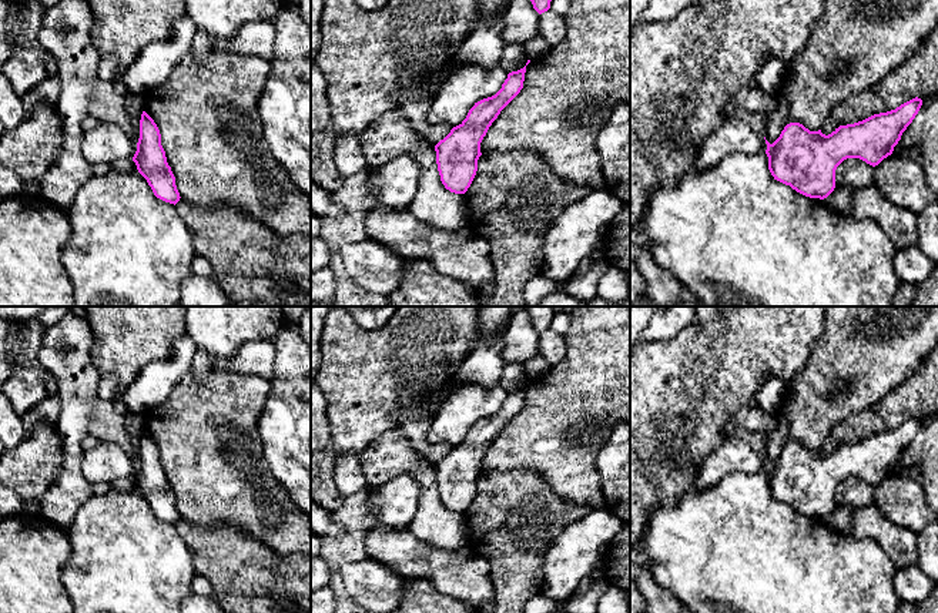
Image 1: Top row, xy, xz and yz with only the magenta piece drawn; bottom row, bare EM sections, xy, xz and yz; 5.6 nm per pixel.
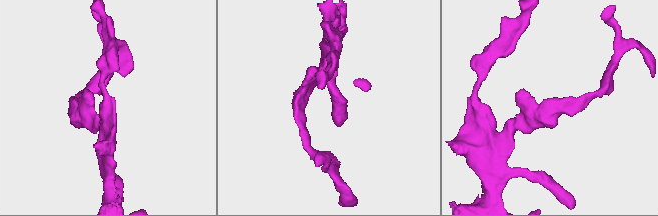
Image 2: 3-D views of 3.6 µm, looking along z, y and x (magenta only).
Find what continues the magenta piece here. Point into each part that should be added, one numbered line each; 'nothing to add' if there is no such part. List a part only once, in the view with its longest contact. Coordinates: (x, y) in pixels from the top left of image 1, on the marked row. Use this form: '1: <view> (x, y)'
nothing to add

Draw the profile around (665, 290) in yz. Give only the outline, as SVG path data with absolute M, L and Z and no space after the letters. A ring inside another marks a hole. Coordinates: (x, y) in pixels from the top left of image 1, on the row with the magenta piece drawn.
M643 241L639 247L634 261L646 281L646 294L657 306L676 306L691 298L686 287L656 262L650 242Z

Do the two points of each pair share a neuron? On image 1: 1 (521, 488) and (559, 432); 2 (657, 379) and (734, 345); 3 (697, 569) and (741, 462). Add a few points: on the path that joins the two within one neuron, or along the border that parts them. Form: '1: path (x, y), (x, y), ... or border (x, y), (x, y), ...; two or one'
1: border (498, 471), (533, 469), (556, 493); two
2: path (676, 375), (704, 375), (716, 364); one
3: border (764, 471), (727, 474), (707, 488); two

